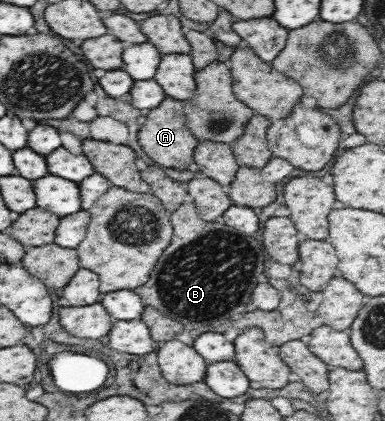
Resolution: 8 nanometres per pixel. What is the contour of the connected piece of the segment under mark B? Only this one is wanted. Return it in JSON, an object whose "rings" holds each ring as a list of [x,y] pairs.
{"rings":[[[191,199],[186,200],[175,212],[170,213],[171,226],[173,227],[173,240],[165,248],[163,256],[159,258],[155,270],[151,272],[149,282],[138,286],[134,291],[141,297],[146,307],[156,308],[165,316],[189,326],[198,333],[203,329],[225,331],[229,328],[231,320],[237,314],[243,314],[247,302],[252,300],[251,294],[257,283],[267,283],[268,278],[263,274],[263,246],[257,238],[239,234],[235,228],[227,228],[227,246],[223,246],[223,222],[215,220],[207,222],[197,212],[197,207]]]}

